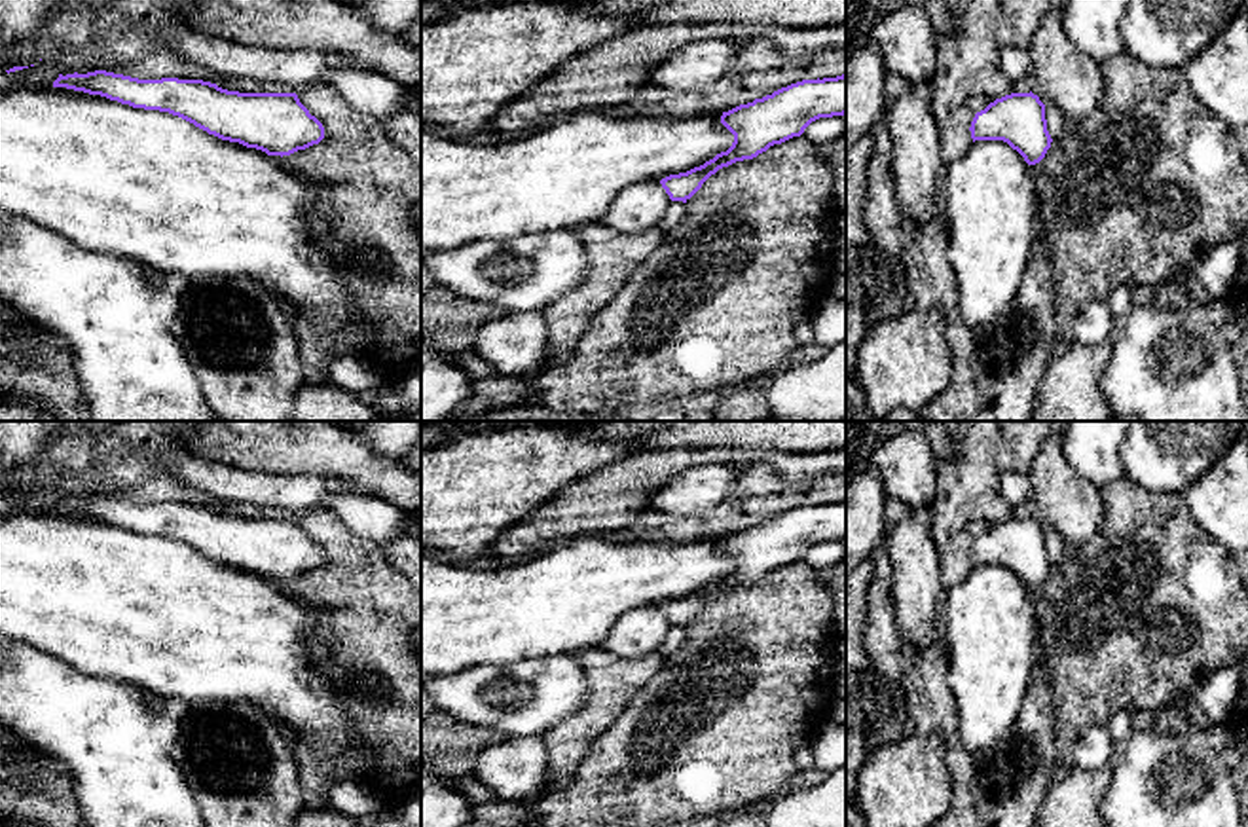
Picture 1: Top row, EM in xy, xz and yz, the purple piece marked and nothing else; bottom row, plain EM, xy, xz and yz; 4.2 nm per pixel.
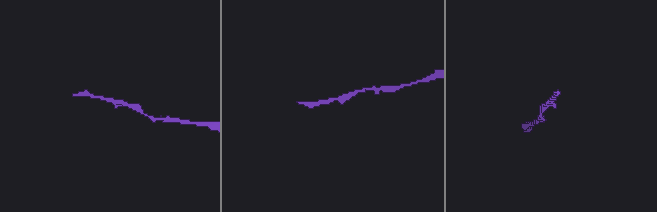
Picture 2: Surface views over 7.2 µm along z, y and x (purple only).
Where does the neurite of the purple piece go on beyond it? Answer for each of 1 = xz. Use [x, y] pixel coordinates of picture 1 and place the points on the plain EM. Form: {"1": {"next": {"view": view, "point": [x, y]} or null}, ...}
{"1": {"next": null}}

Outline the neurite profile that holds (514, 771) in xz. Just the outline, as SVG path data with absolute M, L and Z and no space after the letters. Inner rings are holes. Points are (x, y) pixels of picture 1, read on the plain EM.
M542 736L508 738L484 747L472 772L501 802L529 802L548 780L548 749Z

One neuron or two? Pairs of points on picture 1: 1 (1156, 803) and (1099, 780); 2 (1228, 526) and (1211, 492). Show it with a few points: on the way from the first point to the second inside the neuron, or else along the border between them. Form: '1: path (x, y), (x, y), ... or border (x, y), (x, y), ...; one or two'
1: border (1114, 761), (1114, 772), (1099, 807); two
2: path (1228, 518), (1228, 509), (1218, 499); one

